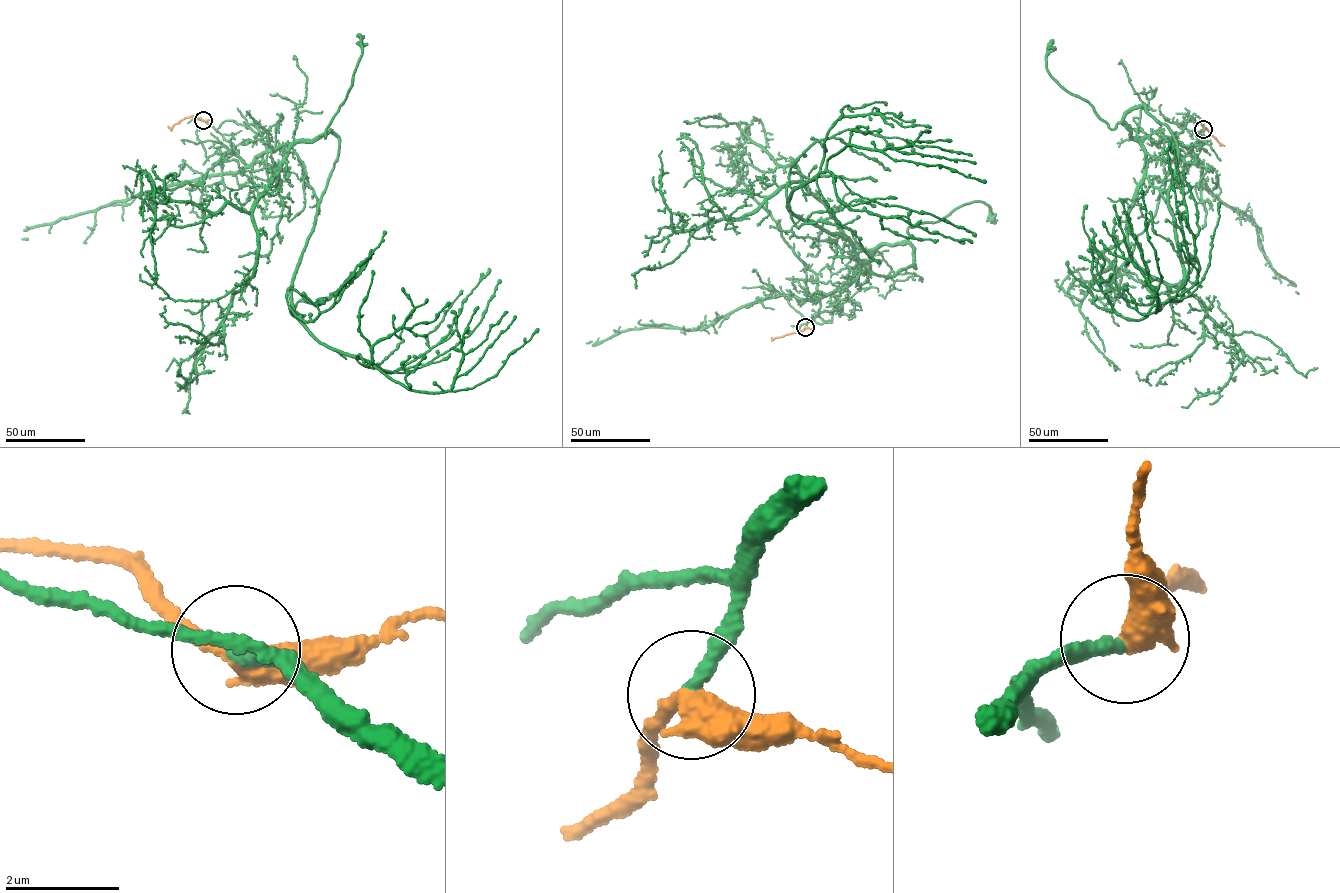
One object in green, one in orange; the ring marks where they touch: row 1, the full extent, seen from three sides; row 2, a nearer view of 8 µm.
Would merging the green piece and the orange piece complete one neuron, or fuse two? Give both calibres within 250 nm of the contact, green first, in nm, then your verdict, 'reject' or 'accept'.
240 nm thick on the green side, 400 nm on the other; accept

